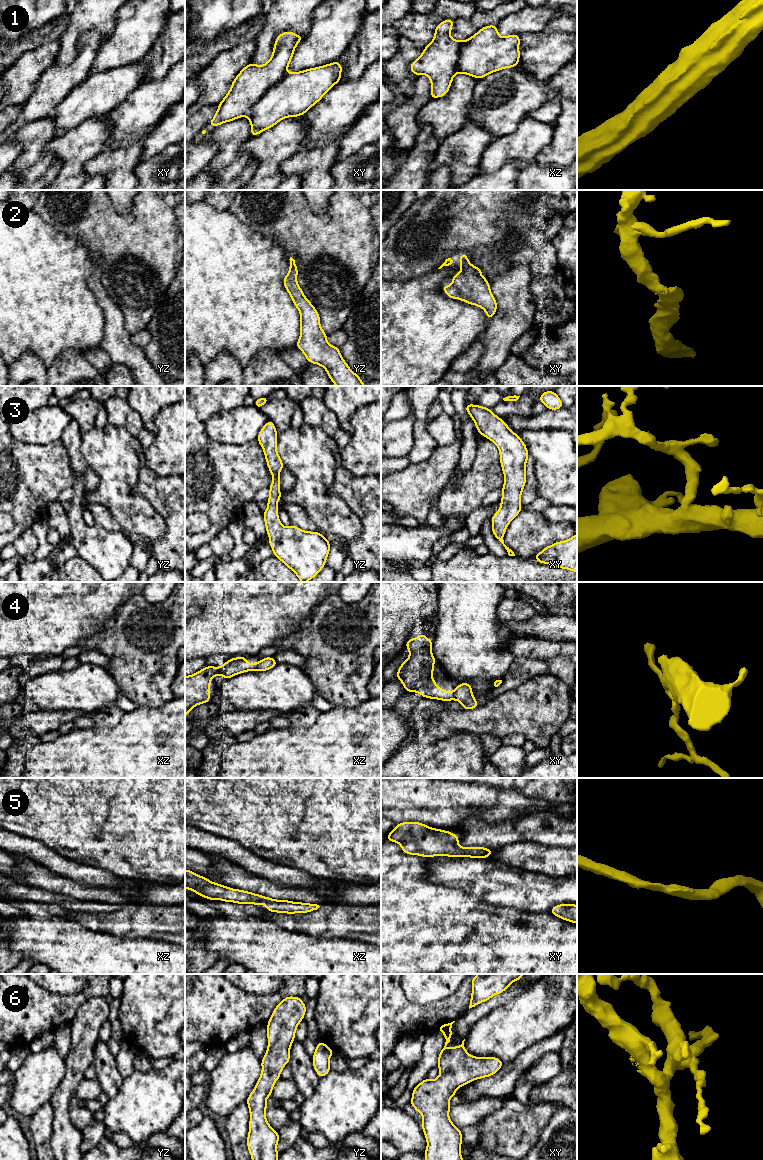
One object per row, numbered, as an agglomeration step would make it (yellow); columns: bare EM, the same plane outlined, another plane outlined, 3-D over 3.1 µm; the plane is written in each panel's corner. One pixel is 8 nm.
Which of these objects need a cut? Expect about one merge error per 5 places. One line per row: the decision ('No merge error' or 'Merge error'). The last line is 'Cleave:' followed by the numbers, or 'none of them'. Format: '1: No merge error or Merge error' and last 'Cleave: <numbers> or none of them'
1: Merge error
2: No merge error
3: No merge error
4: Merge error
5: No merge error
6: No merge error
Cleave: 1, 4

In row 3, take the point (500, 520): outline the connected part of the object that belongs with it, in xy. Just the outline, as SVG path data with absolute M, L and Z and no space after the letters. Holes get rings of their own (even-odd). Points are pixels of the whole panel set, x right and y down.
M466 404L466 412L475 422L476 430L491 440L499 449L501 468L504 474L503 495L499 510L491 518L493 535L503 544L509 556L514 552L504 544L503 535L509 523L522 510L521 494L526 484L526 461L529 453L522 439L506 422L490 408Z

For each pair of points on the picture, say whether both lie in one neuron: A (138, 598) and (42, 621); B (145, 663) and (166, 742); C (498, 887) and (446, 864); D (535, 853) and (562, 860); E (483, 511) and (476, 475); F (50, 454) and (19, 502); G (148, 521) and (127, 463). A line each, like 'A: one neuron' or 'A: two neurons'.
A: two neurons
B: two neurons
C: one neuron
D: one neuron
E: two neurons
F: one neuron
G: one neuron

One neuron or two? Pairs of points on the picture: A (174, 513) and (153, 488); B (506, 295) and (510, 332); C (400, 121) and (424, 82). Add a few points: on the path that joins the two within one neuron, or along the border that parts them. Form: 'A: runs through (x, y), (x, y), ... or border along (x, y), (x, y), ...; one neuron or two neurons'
A: runs through (172, 507), (159, 494); one neuron
B: runs through (510, 304), (510, 323); one neuron
C: runs through (408, 111), (422, 95), (422, 92); one neuron

